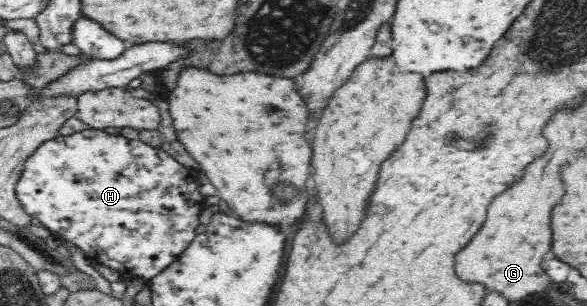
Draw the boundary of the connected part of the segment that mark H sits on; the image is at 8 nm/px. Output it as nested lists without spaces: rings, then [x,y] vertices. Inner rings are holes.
[[[90,128],[75,132],[71,135],[58,136],[56,139],[44,141],[26,163],[24,172],[20,181],[16,183],[16,194],[20,198],[20,202],[24,204],[26,212],[32,217],[39,219],[39,223],[43,224],[49,233],[66,241],[72,243],[74,247],[78,247],[87,258],[91,261],[96,261],[114,271],[118,271],[123,278],[126,279],[147,279],[151,280],[156,277],[158,273],[162,273],[168,265],[172,265],[174,261],[182,258],[182,253],[188,249],[188,245],[195,239],[196,227],[200,225],[200,213],[206,208],[206,196],[200,192],[200,180],[198,173],[194,169],[188,169],[186,165],[178,163],[168,151],[164,151],[162,147],[152,147],[140,140],[130,140],[124,138],[122,135],[115,135],[113,131],[110,133],[104,132],[98,128]]]

